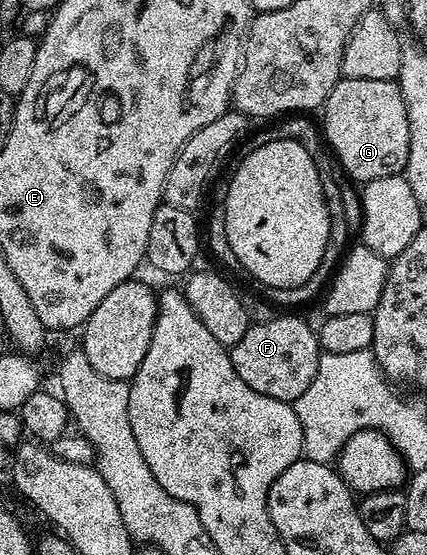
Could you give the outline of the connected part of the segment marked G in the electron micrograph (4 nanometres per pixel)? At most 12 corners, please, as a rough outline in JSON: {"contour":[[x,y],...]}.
{"contour":[[341,77],[322,133],[356,184],[404,174],[406,100],[395,81]]}

